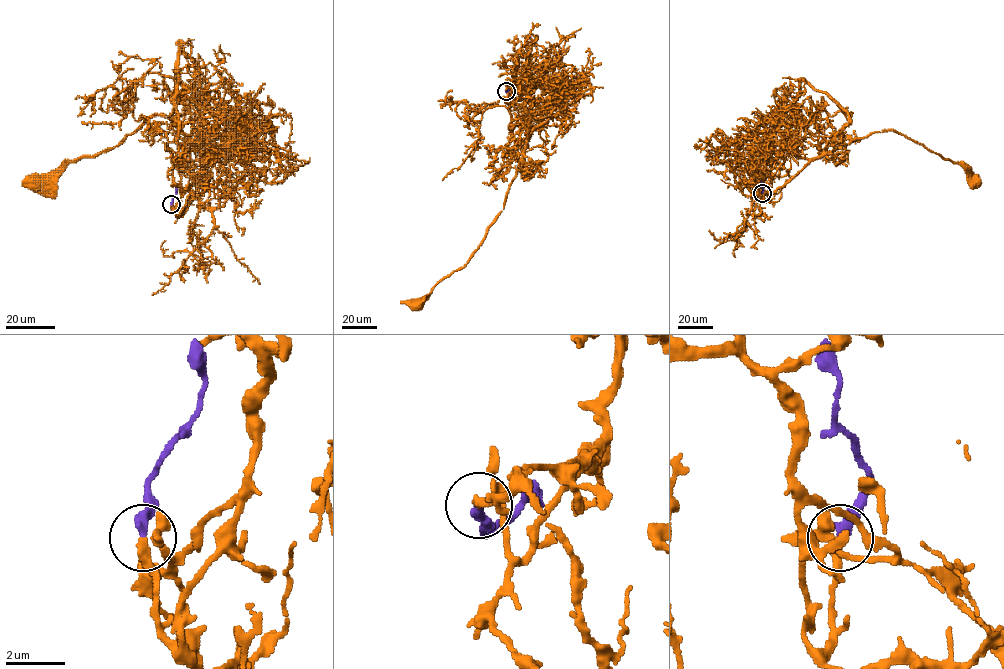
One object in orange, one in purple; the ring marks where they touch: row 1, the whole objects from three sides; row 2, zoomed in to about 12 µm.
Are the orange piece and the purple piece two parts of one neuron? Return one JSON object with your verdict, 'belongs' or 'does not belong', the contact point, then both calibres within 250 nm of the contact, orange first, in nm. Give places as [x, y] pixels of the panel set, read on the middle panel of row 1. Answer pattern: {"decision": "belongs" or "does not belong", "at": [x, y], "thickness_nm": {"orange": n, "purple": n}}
{"decision": "belongs", "at": [506, 91], "thickness_nm": {"orange": 170, "purple": 360}}

